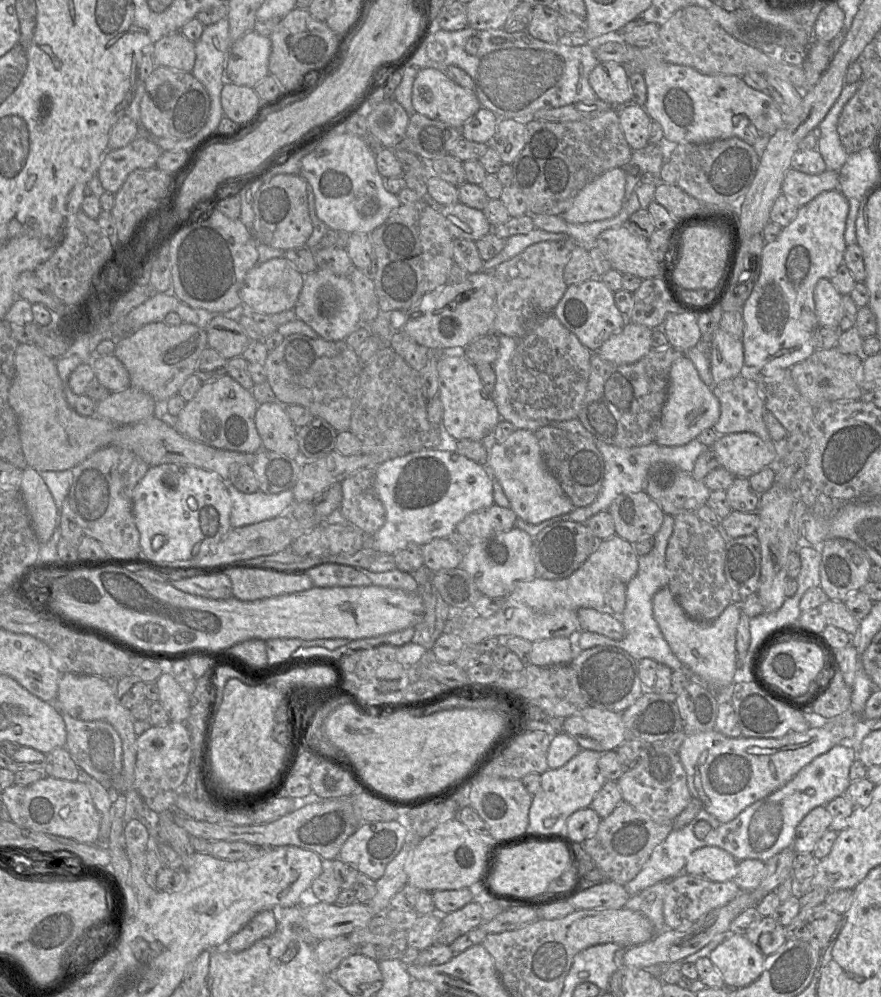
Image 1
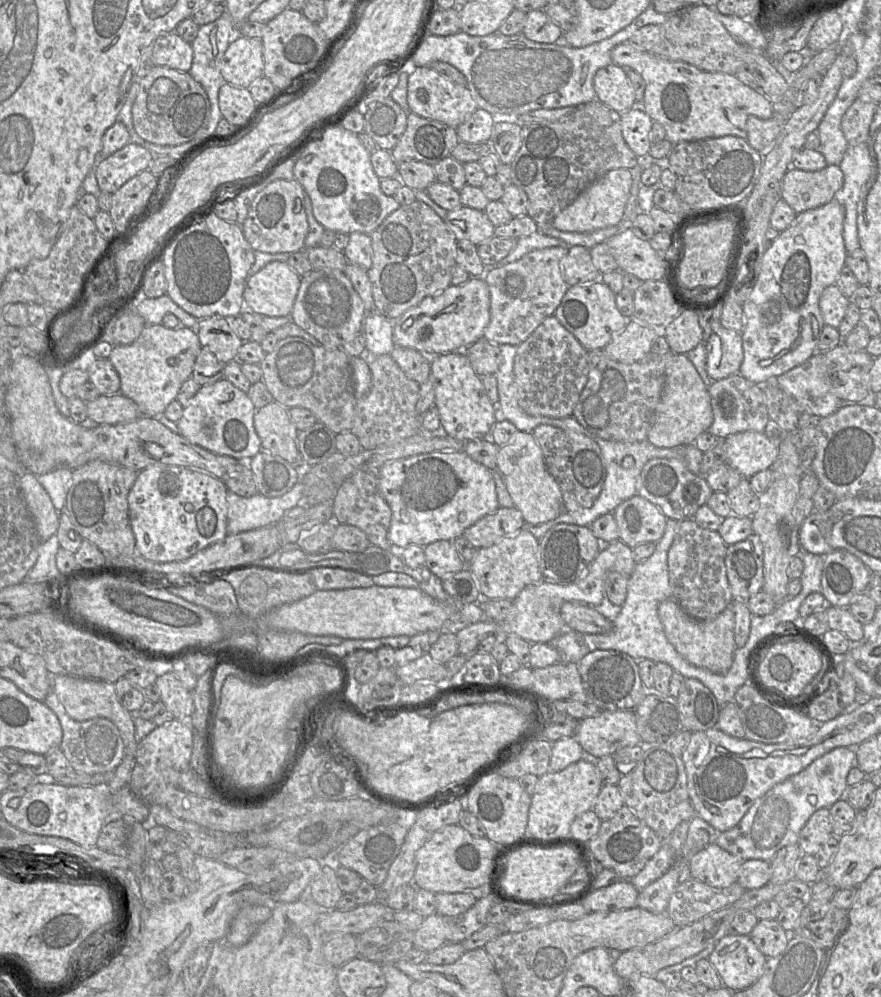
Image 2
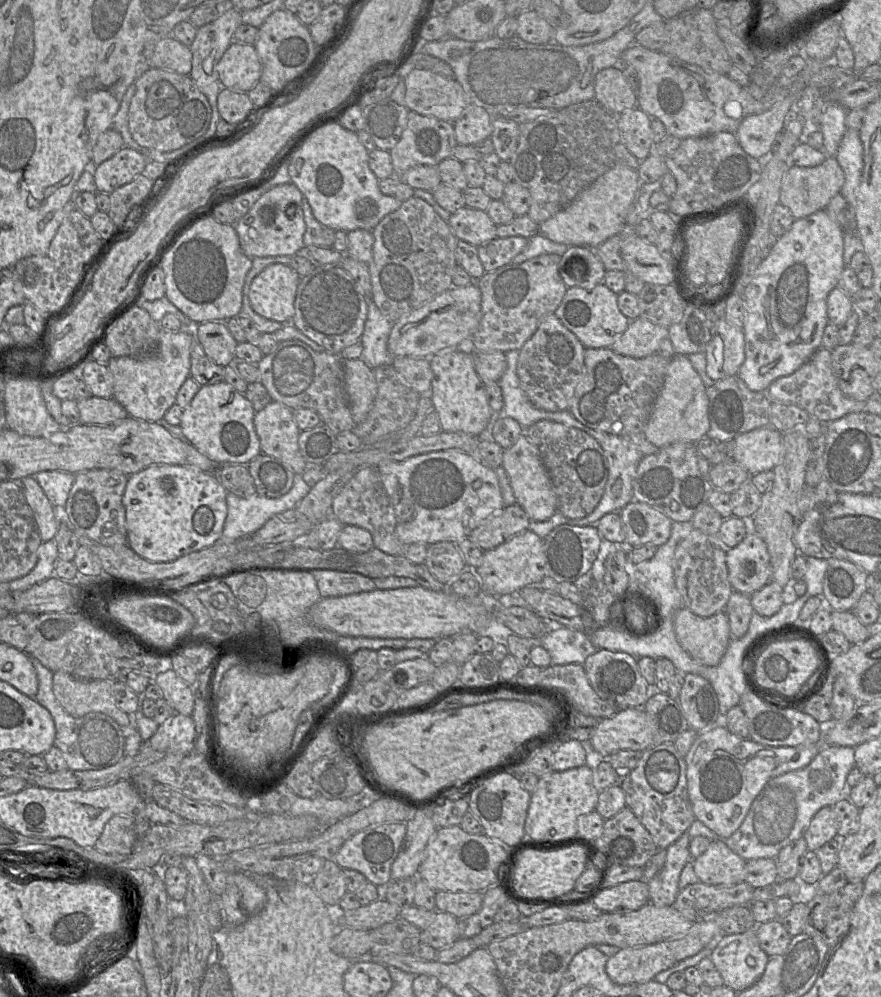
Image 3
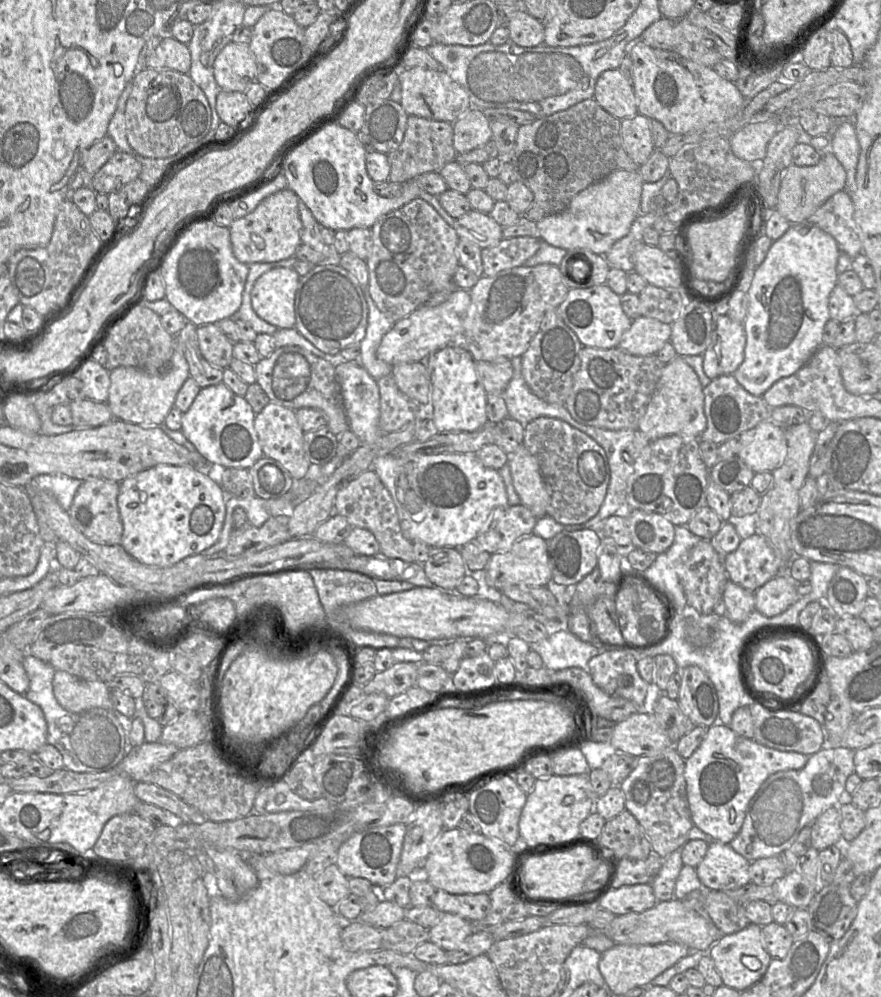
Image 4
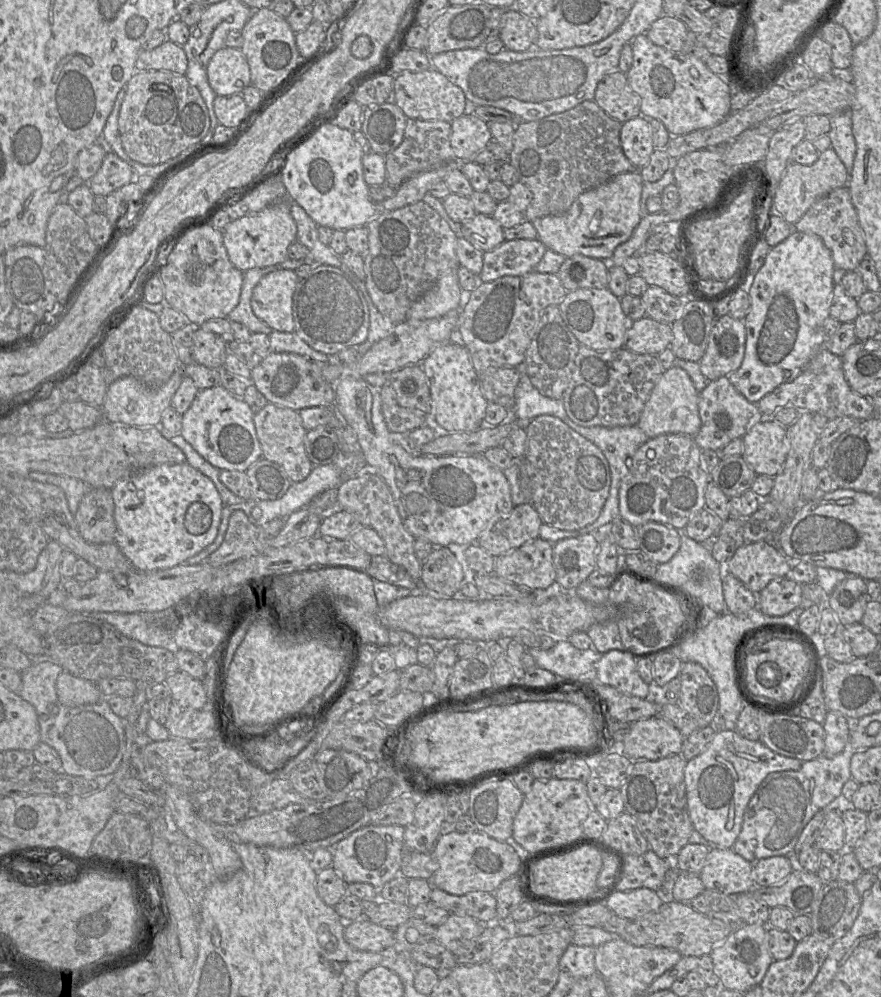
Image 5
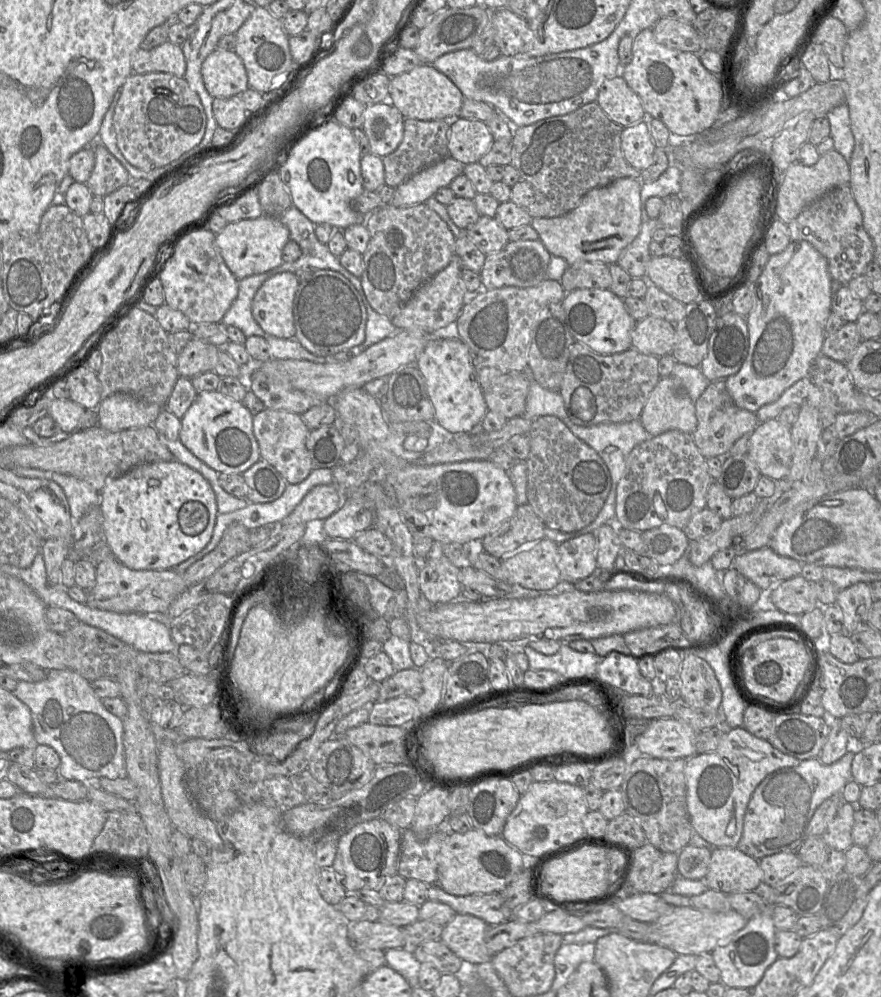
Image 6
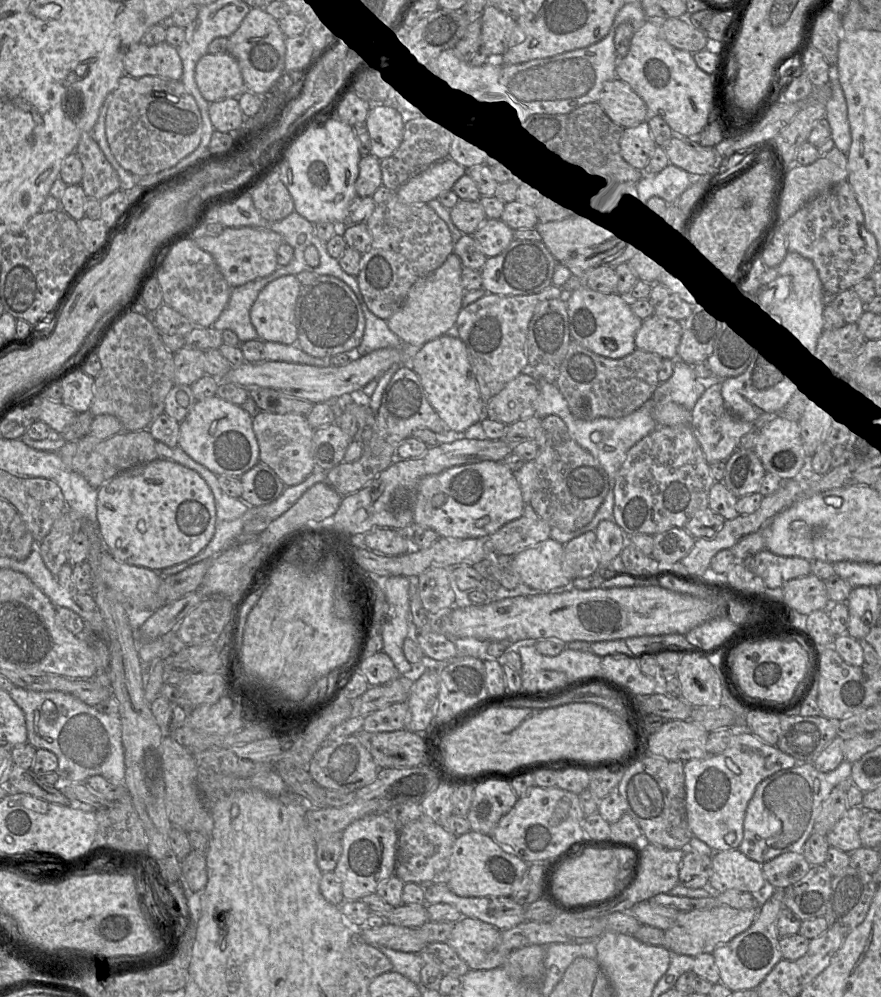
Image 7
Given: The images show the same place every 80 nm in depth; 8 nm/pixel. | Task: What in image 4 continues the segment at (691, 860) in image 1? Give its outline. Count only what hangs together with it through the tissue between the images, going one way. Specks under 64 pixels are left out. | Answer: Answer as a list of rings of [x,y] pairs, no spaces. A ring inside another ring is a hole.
[[[714,840],[695,869],[704,888],[733,891],[751,882],[750,863],[729,844]]]

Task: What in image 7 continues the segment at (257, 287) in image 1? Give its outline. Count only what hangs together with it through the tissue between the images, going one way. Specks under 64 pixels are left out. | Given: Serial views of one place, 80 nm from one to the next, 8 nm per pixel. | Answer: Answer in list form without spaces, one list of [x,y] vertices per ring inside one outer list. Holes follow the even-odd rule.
[[[285,275],[260,291],[250,310],[251,322],[258,333],[258,339],[287,345],[297,344],[296,301],[300,287],[296,275]]]

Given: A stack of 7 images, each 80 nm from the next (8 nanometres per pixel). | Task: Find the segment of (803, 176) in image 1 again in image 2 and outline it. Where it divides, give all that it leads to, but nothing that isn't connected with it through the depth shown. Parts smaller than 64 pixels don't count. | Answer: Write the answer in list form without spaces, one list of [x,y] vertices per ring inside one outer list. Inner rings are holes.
[[[838,165],[818,171],[790,167],[782,181],[781,197],[799,214],[830,202],[843,184],[844,175]]]

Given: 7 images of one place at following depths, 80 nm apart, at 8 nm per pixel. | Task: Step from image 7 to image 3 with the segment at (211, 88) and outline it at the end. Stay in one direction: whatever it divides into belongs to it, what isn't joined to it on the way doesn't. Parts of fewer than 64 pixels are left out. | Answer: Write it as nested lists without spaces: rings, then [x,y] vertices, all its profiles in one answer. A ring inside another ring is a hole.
[[[233,41],[217,65],[221,84],[247,93],[260,81],[262,65],[254,45]]]

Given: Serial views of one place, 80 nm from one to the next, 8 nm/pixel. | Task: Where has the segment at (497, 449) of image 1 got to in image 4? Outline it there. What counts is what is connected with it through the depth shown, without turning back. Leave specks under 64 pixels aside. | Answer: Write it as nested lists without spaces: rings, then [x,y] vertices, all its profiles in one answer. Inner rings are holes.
[[[524,444],[508,454],[513,486],[521,500],[537,518],[546,516],[550,496],[543,481],[538,460]]]

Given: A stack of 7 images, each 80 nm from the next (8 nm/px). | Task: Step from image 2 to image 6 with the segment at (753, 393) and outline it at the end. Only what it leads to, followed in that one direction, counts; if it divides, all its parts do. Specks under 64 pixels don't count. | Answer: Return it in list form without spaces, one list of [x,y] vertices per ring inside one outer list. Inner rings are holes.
[[[725,380],[711,381],[695,401],[695,410],[697,427],[692,433],[692,437],[705,458],[725,455],[739,438],[743,435],[750,435],[759,424],[754,412],[740,408],[735,404],[726,389]]]

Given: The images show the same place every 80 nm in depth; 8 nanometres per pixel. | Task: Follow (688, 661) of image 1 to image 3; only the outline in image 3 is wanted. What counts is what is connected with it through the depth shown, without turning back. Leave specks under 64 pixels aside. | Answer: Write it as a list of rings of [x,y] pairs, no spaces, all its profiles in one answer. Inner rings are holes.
[[[682,607],[675,612],[674,631],[681,647],[707,666],[719,664],[731,639],[725,609],[710,617],[700,617]]]

